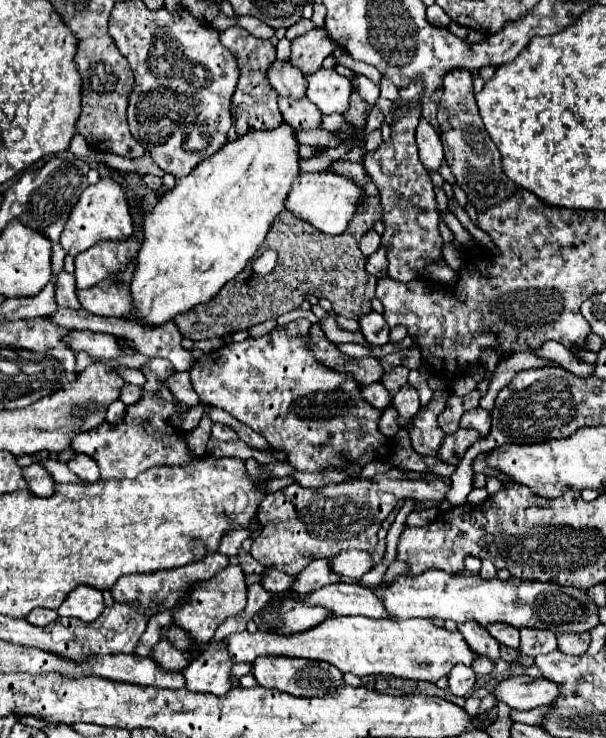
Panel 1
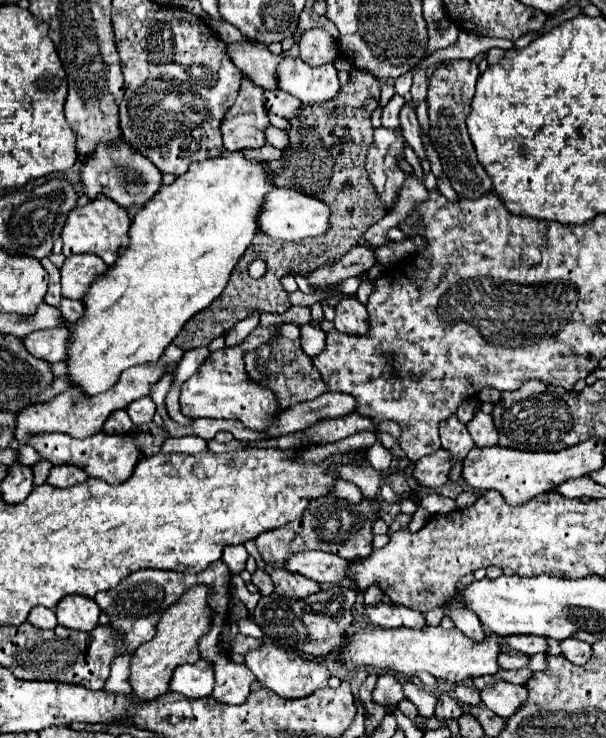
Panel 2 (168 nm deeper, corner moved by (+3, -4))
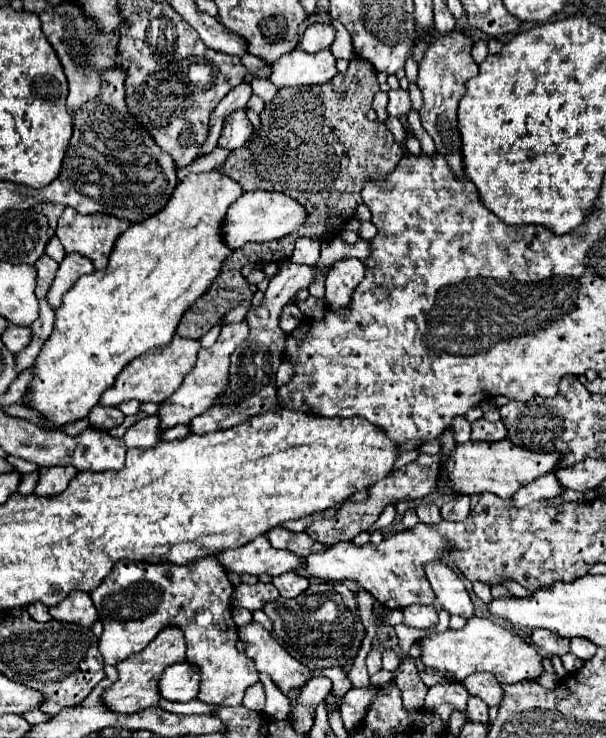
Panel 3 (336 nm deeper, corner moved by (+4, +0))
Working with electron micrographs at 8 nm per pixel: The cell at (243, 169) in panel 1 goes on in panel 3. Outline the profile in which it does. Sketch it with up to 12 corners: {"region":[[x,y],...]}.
{"region":[[190,174],[56,308],[24,406],[82,420],[166,346],[240,194]]}

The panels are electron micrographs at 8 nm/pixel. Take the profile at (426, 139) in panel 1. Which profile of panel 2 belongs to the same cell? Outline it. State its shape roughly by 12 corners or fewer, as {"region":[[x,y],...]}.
{"region":[[405,104],[399,120],[407,144],[419,160],[427,152],[415,110]]}

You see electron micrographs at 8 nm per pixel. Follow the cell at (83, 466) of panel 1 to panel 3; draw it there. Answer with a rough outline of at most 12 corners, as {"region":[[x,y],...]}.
{"region":[[40,468],[36,496],[56,496],[66,490],[76,470]]}

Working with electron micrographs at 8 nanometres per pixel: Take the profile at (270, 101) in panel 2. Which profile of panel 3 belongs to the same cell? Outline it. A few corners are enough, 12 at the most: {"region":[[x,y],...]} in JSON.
{"region":[[254,78],[252,92],[264,102],[276,96],[278,88],[270,80]]}

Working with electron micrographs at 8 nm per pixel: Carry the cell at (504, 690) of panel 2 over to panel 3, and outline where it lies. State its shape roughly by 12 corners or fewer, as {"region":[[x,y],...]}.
{"region":[[488,672],[462,680],[470,696],[498,706],[502,690]]}

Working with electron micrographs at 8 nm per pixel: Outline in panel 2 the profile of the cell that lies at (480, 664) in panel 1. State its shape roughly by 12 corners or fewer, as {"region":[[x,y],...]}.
{"region":[[521,653],[498,655],[502,669],[527,667],[529,656]]}

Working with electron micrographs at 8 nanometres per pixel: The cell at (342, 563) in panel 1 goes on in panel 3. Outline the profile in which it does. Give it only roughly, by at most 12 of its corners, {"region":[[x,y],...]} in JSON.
{"region":[[266,536],[224,550],[226,572],[284,574],[300,556],[278,552]]}

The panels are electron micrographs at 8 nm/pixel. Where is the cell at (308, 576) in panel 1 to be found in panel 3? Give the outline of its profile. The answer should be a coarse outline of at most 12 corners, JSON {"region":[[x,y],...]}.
{"region":[[296,572],[274,576],[280,596],[294,598],[310,586]]}

